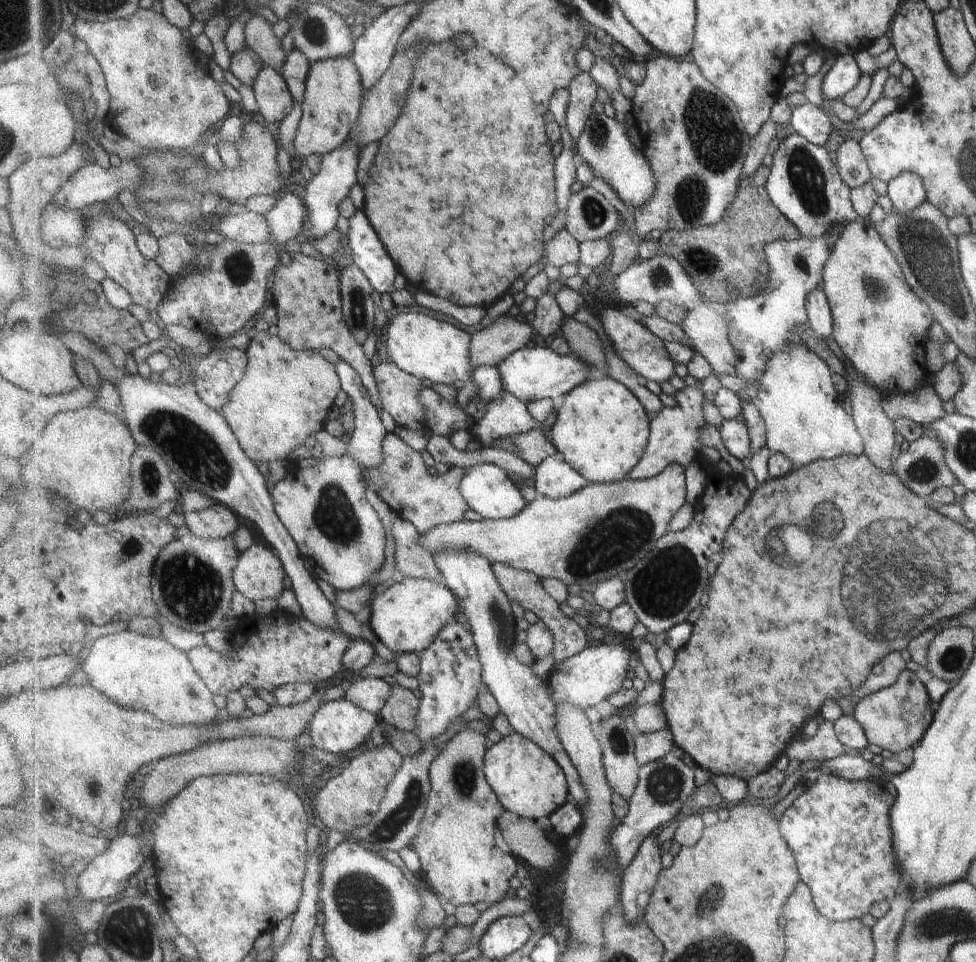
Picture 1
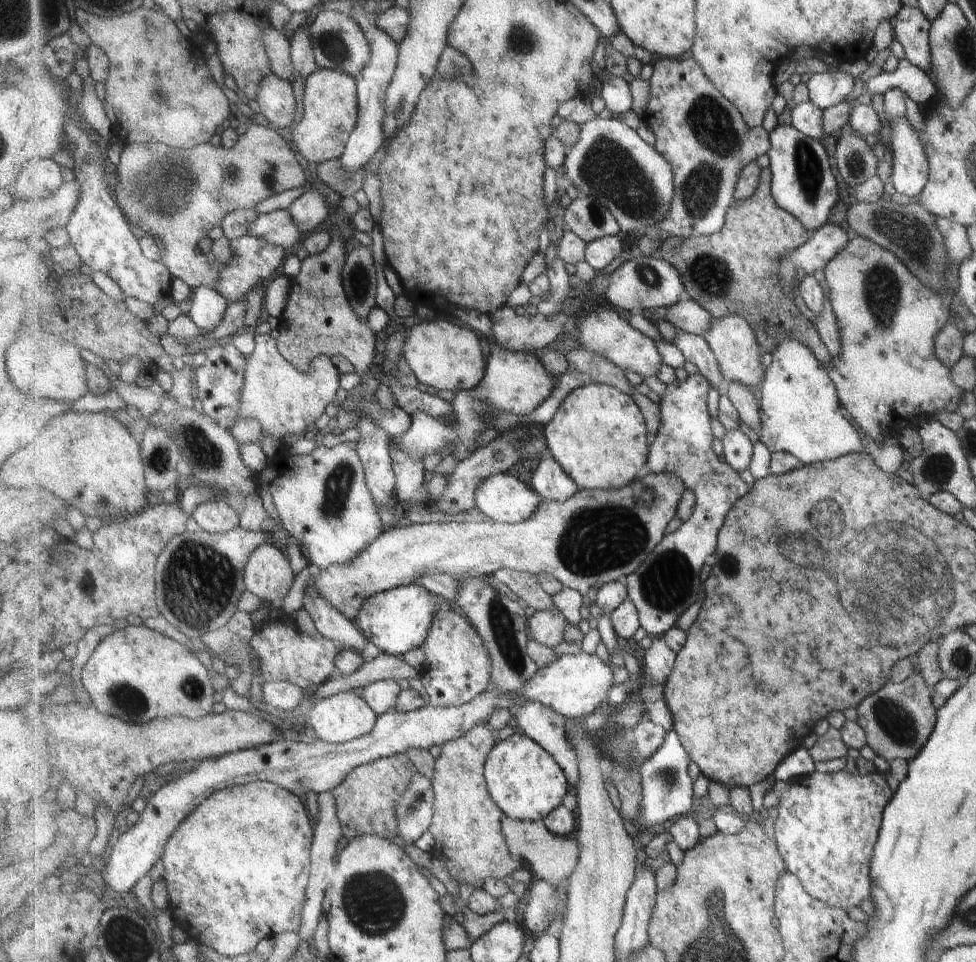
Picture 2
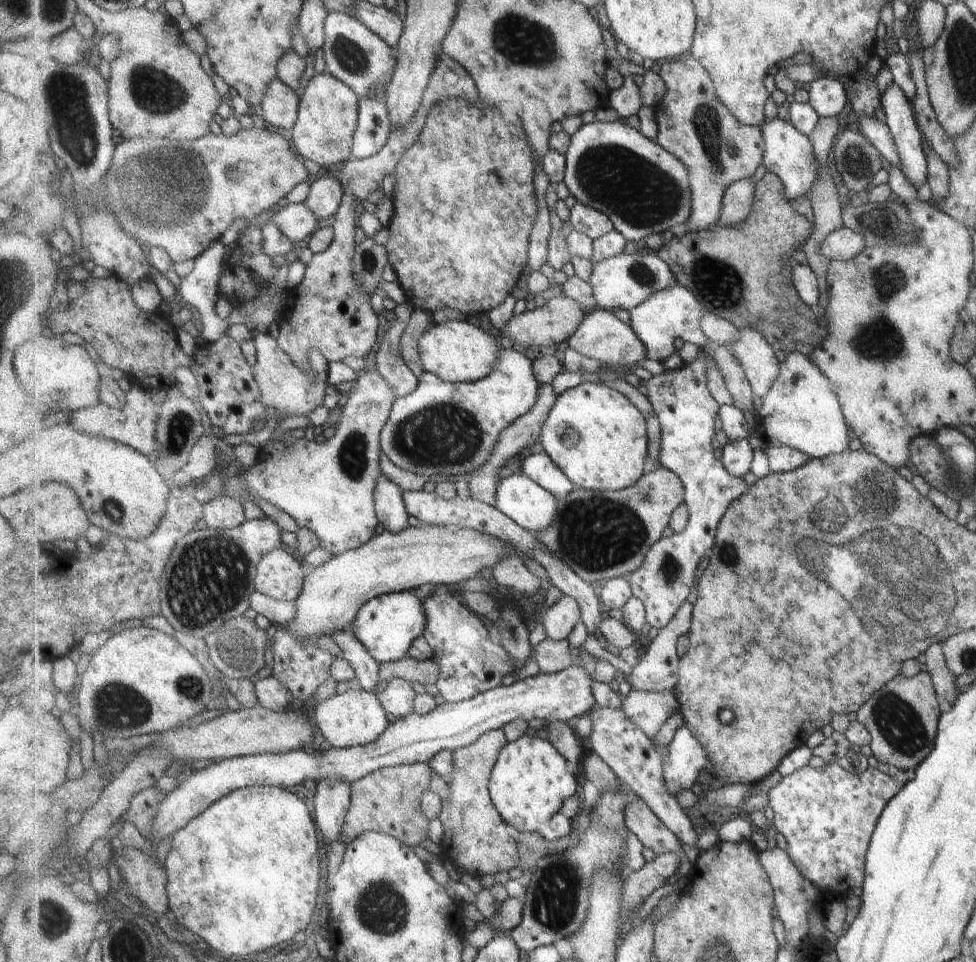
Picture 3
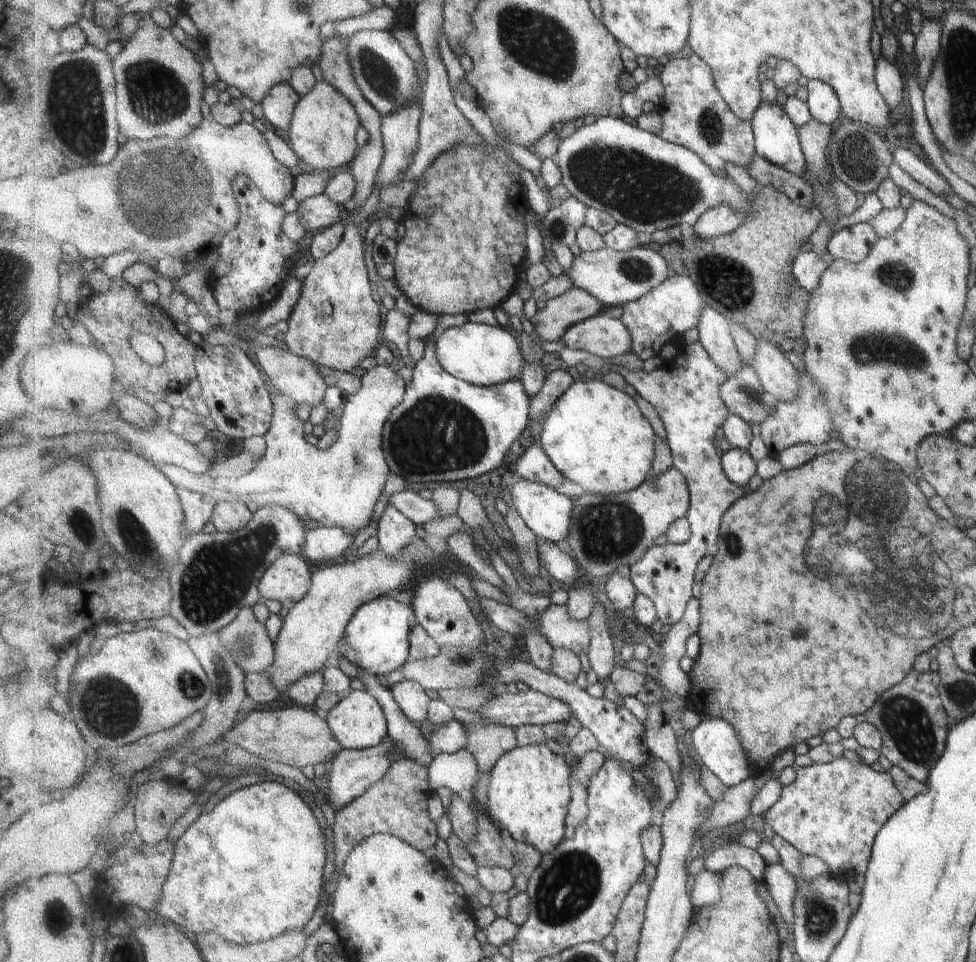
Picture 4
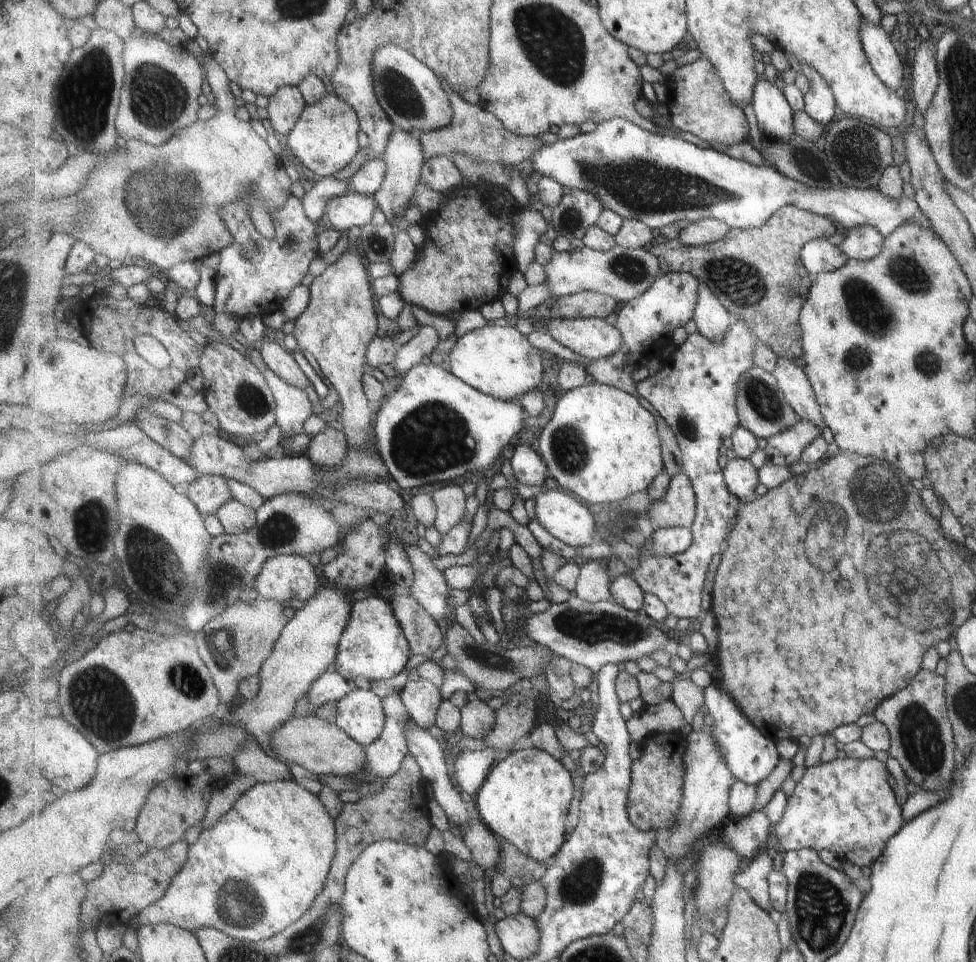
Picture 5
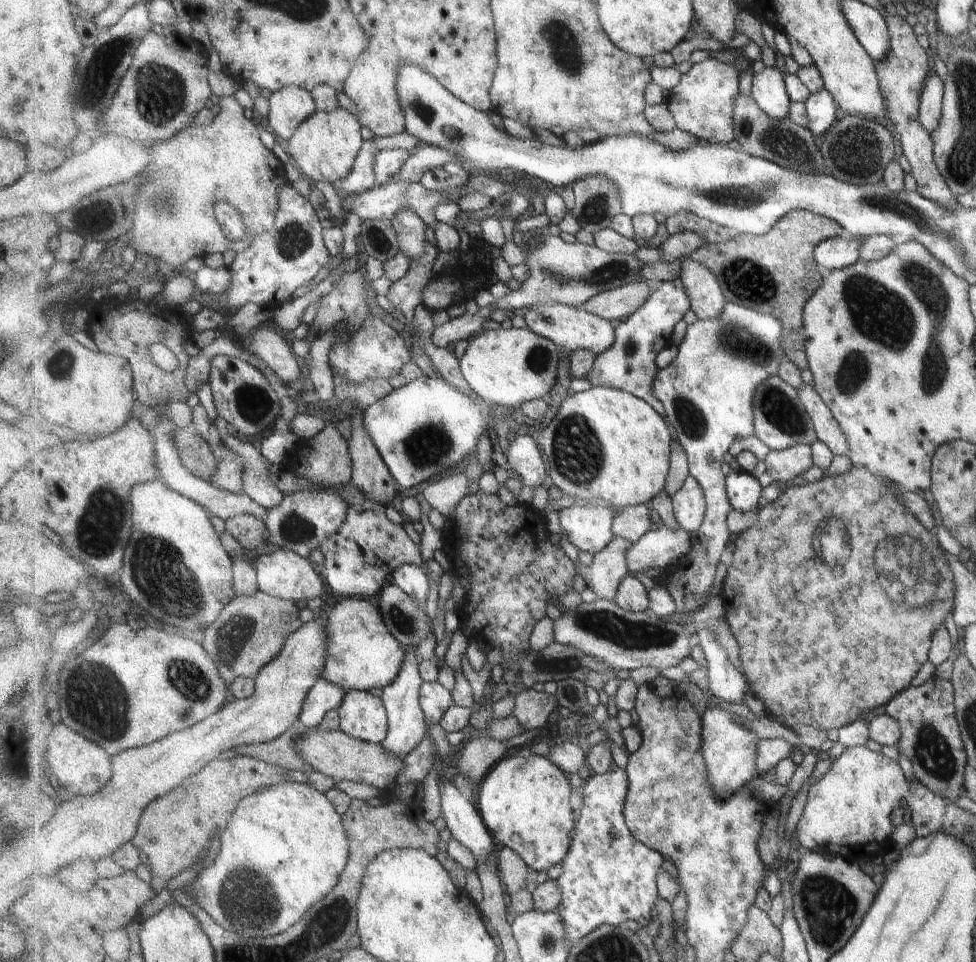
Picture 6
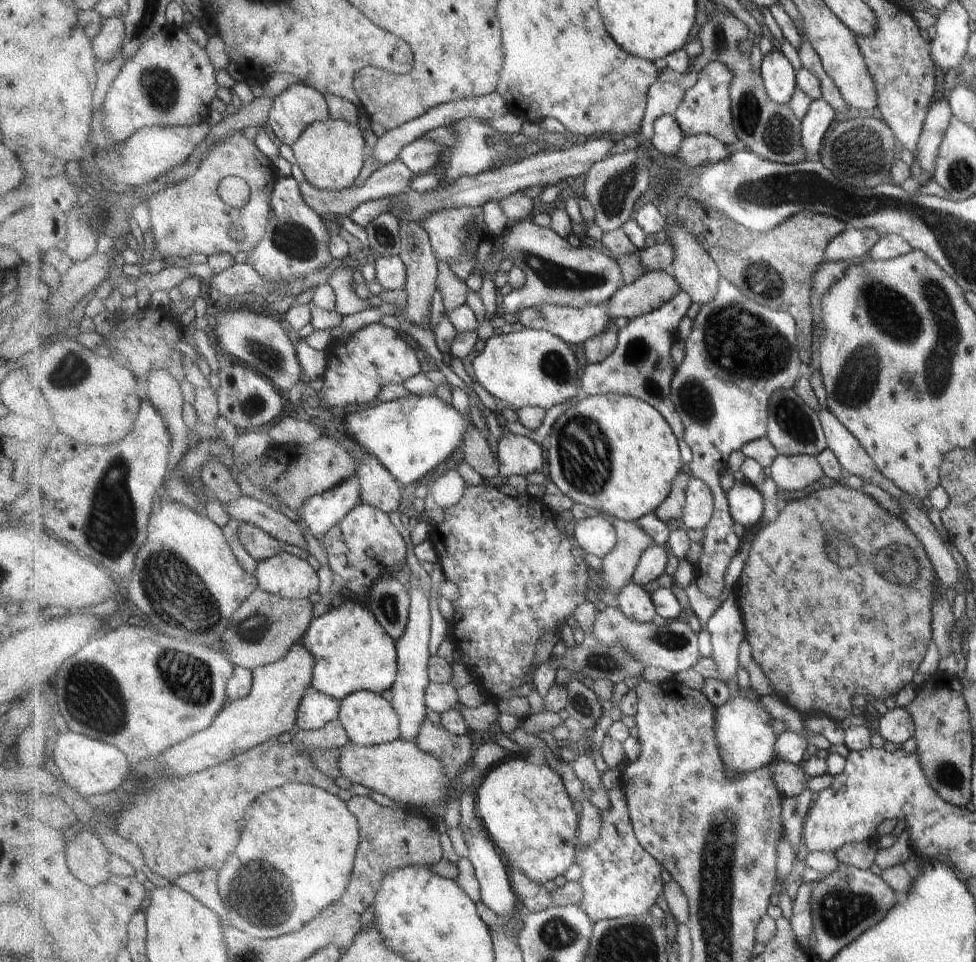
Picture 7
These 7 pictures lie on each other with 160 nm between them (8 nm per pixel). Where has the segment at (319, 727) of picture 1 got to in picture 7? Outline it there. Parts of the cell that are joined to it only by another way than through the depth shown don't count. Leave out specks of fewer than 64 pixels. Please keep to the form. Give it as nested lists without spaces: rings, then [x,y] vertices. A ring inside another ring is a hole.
[[[361,691],[353,693],[340,701],[341,724],[344,724],[351,742],[362,747],[387,744],[402,738],[400,716],[396,708],[379,693]]]

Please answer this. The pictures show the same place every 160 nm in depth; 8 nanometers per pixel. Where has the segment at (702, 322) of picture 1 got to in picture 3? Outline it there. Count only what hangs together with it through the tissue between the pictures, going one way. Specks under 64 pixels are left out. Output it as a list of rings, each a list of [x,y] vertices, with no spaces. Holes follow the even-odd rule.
[[[740,329],[740,339],[728,347],[745,369],[754,394],[764,399],[781,374],[775,349],[757,329]]]

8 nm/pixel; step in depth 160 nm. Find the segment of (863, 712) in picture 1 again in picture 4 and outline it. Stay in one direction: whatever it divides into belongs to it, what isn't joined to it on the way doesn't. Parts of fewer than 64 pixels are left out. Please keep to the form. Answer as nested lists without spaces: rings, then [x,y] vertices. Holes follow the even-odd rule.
[[[911,670],[895,686],[888,688],[868,711],[865,720],[878,731],[882,740],[877,752],[892,765],[899,766],[908,777],[925,783],[931,768],[945,748],[949,720],[936,689],[939,679],[935,671],[918,673]]]

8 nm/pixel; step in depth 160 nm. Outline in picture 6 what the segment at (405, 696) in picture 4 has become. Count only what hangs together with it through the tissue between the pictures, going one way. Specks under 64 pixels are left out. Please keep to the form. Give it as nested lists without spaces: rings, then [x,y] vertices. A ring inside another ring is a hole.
[[[439,681],[436,683],[424,682],[420,691],[420,703],[427,724],[440,724],[445,713],[455,704],[451,691],[447,690]]]

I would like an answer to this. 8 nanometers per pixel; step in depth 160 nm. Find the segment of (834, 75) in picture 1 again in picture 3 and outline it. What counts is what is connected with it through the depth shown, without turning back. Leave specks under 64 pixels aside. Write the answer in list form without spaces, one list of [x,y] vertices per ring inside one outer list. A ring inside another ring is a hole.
[[[821,76],[810,83],[809,102],[821,117],[836,117],[848,101],[843,85],[835,78]]]

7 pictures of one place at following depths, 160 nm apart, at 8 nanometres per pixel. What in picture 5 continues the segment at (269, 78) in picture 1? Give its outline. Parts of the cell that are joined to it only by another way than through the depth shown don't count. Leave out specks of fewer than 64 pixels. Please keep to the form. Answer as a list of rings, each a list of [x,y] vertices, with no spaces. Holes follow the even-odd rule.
[[[285,86],[268,98],[268,119],[275,132],[288,137],[296,128],[307,102],[298,87]]]

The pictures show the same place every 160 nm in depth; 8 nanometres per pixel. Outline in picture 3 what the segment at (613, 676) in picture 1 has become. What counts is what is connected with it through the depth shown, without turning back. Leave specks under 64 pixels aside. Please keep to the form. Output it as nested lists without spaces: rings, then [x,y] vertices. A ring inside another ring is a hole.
[[[576,662],[560,673],[539,672],[533,677],[516,680],[511,686],[488,690],[472,699],[460,703],[445,703],[426,715],[411,713],[391,723],[380,739],[368,745],[340,749],[332,747],[324,754],[318,751],[309,754],[305,749],[291,751],[282,755],[264,754],[248,757],[235,757],[212,764],[206,769],[193,771],[187,780],[180,782],[179,787],[170,792],[160,804],[154,817],[152,829],[154,834],[149,839],[153,846],[161,840],[175,836],[177,831],[185,828],[191,821],[207,811],[213,803],[227,796],[230,792],[257,785],[273,785],[291,788],[305,780],[317,783],[326,778],[342,778],[355,782],[376,770],[415,763],[429,763],[440,752],[471,746],[489,731],[503,729],[516,720],[531,722],[533,718],[554,723],[566,722],[577,716],[588,715],[596,702],[593,694],[592,676]]]

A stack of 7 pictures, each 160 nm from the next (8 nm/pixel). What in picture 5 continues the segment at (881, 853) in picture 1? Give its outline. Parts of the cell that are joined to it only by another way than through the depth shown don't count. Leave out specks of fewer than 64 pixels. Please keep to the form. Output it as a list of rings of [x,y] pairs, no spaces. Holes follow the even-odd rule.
[[[874,757],[866,760],[835,758],[816,766],[807,767],[801,780],[789,796],[781,820],[773,825],[783,852],[812,849],[833,852],[840,862],[850,862],[861,868],[871,867],[884,851],[884,845],[903,824],[901,808],[887,783],[888,771]]]

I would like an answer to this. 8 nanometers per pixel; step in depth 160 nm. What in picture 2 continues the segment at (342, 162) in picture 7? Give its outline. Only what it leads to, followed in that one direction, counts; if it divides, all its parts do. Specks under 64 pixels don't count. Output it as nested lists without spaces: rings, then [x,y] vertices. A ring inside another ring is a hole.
[[[319,68],[306,79],[304,89],[304,117],[296,126],[294,142],[298,151],[307,161],[328,164],[331,160],[339,160],[348,147],[349,138],[358,122],[358,85],[356,78],[339,70]]]

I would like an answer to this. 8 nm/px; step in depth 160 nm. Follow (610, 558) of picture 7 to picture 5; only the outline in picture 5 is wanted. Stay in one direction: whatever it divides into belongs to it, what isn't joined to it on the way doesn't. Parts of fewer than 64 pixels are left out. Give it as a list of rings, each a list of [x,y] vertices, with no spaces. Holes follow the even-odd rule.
[[[604,560],[588,561],[580,568],[574,592],[583,602],[595,604],[614,599],[611,594],[611,586],[612,582],[606,562]]]

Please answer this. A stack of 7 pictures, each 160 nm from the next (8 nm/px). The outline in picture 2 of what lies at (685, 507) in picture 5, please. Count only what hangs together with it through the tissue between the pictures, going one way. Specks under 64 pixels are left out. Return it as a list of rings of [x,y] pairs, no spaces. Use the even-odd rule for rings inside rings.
[[[644,472],[633,483],[610,490],[581,489],[565,502],[543,499],[540,508],[526,522],[508,524],[496,521],[484,523],[429,523],[411,524],[381,534],[365,552],[361,552],[349,566],[331,566],[312,579],[315,588],[325,596],[348,620],[356,620],[365,602],[374,595],[401,586],[416,584],[427,572],[437,570],[458,580],[465,576],[489,577],[503,568],[531,574],[553,574],[565,587],[574,589],[585,600],[589,588],[627,578],[636,572],[653,550],[665,539],[669,522],[678,516],[681,500],[688,489],[674,473]]]

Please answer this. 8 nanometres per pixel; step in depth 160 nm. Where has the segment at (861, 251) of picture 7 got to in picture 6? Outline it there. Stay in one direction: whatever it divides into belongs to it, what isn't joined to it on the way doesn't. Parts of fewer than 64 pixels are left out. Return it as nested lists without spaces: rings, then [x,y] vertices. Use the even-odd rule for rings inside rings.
[[[853,236],[849,240],[835,237],[821,241],[814,257],[824,273],[852,265],[859,256],[861,239]]]

